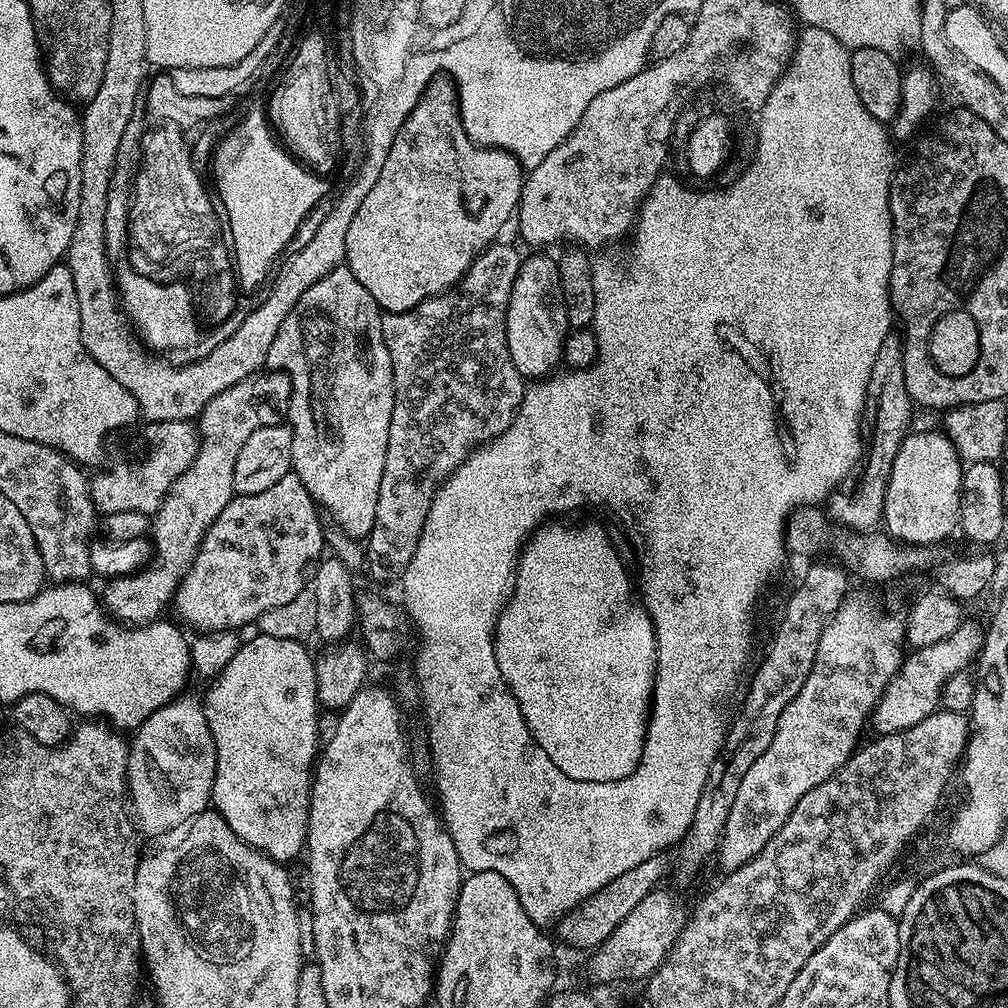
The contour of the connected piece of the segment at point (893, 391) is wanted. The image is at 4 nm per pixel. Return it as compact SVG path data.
M890 334L884 339L882 346L878 346L878 354L874 357L874 367L870 369L864 411L860 414L863 444L860 461L856 464L854 474L842 481L829 494L826 501L827 515L837 525L842 524L840 526L845 529L862 533L881 527L890 470L894 470L894 458L898 458L898 450L902 446L904 437L909 435L913 427L911 426L912 411L914 411L914 405L906 390L904 345L899 335Z

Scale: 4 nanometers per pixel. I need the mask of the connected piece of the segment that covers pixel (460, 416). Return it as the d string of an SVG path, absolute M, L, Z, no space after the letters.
M503 242L491 244L470 266L470 270L460 279L455 288L443 292L440 296L431 296L430 299L421 302L413 311L384 312L381 315L382 338L392 363L392 392L394 395L390 400L390 430L386 446L386 466L382 466L382 486L378 486L378 510L374 514L374 526L366 537L367 567L380 580L386 579L387 576L399 577L403 573L410 558L414 558L414 550L418 550L418 538L422 538L422 526L426 522L426 514L430 514L430 506L434 502L440 485L448 481L450 474L454 474L454 470L458 470L458 466L462 466L462 462L466 462L466 458L471 452L475 452L488 441L498 438L512 425L512 419L515 418L516 412L524 400L526 380L525 377L518 374L518 370L510 358L510 350L506 346L506 310L510 302L510 292L514 290L514 278L518 278L521 259L522 252L519 252L512 244L503 244Z

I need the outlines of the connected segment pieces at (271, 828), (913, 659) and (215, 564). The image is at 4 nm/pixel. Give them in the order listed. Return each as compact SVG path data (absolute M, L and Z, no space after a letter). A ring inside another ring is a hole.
M253 636L253 640L241 643L234 658L226 662L220 675L209 683L212 685L208 693L202 696L216 751L211 807L242 842L272 860L285 862L305 851L308 838L312 777L322 747L316 661L299 640Z
M961 622L949 637L926 648L915 649L901 664L899 672L886 686L882 698L873 708L871 727L876 727L875 731L880 734L901 732L937 711L941 705L940 695L949 678L965 671L979 657L984 634L985 629L981 625L979 628L976 624Z
M293 471L278 478L278 482L274 482L270 490L262 490L262 494L233 495L226 510L214 518L204 541L200 543L200 552L182 578L174 597L174 612L176 608L177 614L190 627L197 628L197 633L230 632L241 630L247 624L255 625L266 610L274 610L274 606L292 601L305 591L306 573L313 561L325 551L322 516L320 520L319 515L316 501Z

